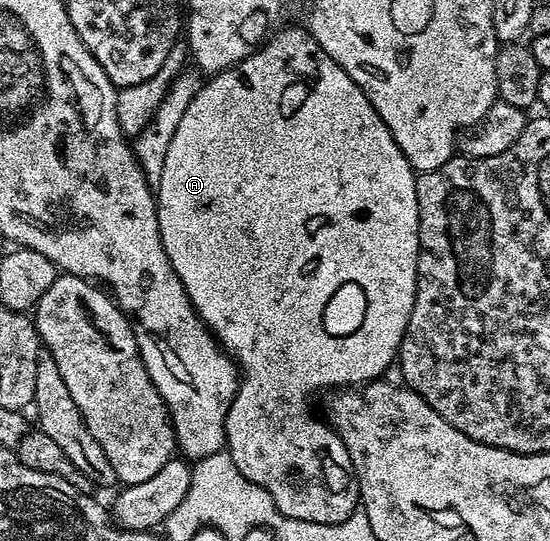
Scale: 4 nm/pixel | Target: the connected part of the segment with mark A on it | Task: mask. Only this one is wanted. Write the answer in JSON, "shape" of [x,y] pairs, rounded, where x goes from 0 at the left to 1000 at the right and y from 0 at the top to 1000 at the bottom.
{"shape":[[[507,50],[458,102],[427,118],[424,126],[411,126],[404,133],[387,135],[376,146],[382,150],[376,155],[373,150],[362,161],[356,181],[349,181],[349,189],[342,189],[342,203],[335,203],[335,218],[327,218],[327,233],[320,233],[320,248],[313,248],[305,285],[298,292],[298,314],[291,322],[291,336],[284,342],[287,423],[291,425],[291,440],[298,447],[298,462],[313,484],[313,499],[327,514],[349,566],[360,575],[367,597],[387,614],[389,627],[418,652],[425,671],[436,682],[433,725],[425,730],[425,741],[411,767],[411,819],[407,823],[409,834],[416,835],[422,847],[422,854],[429,854],[429,869],[436,869],[436,876],[444,876],[444,884],[451,884],[451,891],[465,891],[465,898],[484,902],[495,928],[502,928],[502,935],[524,957],[538,957],[553,965],[575,965],[576,969],[616,969],[625,965],[625,957],[638,954],[653,937],[651,891],[642,878],[633,876],[633,847],[622,828],[622,815],[609,808],[605,797],[596,795],[591,774],[582,773],[582,778],[578,778],[571,771],[571,762],[564,756],[562,732],[569,725],[582,723],[584,717],[596,715],[598,710],[615,710],[607,713],[651,713],[660,706],[685,702],[700,689],[695,686],[707,673],[715,675],[718,671],[724,641],[731,638],[731,627],[735,625],[738,591],[749,580],[753,553],[760,547],[760,468],[764,460],[760,455],[756,320],[753,309],[742,299],[742,292],[735,292],[727,270],[720,270],[720,255],[713,255],[705,233],[698,233],[698,226],[687,205],[676,196],[676,189],[669,189],[662,166],[655,166],[655,159],[647,159],[647,152],[640,152],[640,144],[633,144],[629,131],[611,115],[604,115],[604,107],[596,107],[596,100],[589,100],[589,92],[578,83],[575,70],[564,65],[555,50],[511,52]]]}

